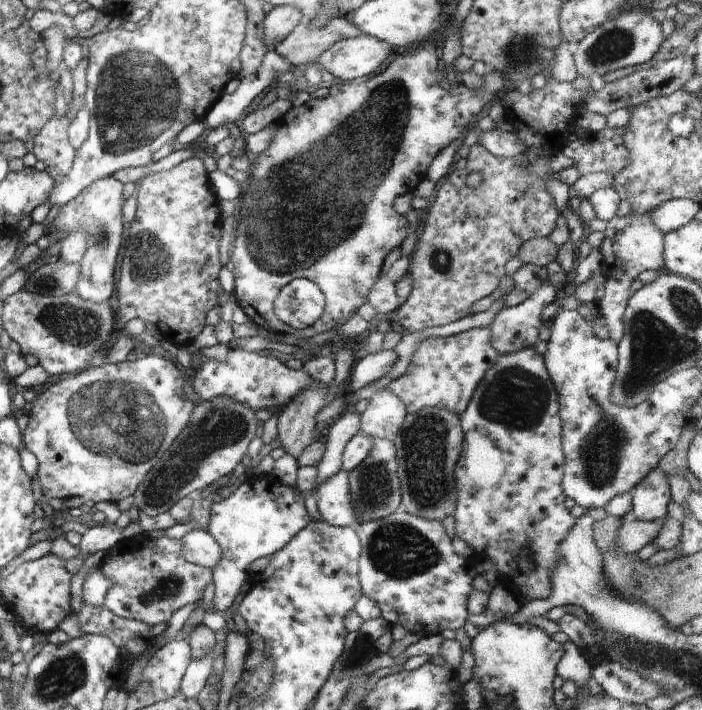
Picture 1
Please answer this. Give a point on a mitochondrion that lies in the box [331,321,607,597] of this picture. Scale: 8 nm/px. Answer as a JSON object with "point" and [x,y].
{"point":[425,439]}

